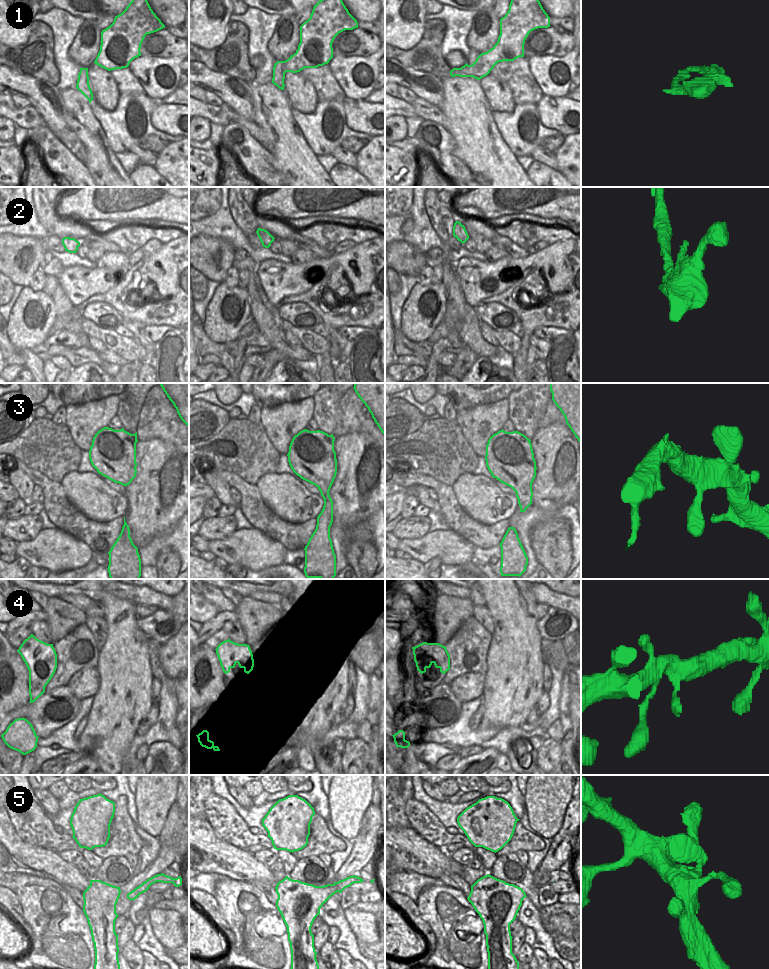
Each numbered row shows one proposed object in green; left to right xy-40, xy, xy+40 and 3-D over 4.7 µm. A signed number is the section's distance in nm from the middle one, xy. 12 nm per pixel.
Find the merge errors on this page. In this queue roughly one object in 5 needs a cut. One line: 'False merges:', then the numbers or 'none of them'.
False merges: 1

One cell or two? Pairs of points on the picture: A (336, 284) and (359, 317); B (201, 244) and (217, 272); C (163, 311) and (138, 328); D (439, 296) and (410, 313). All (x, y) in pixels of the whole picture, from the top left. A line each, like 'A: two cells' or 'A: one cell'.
A: one cell
B: one cell
C: two cells
D: one cell

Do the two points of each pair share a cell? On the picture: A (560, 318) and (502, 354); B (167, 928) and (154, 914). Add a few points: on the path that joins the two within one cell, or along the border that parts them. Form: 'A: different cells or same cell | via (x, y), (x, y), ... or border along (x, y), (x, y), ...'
A: different cells | border along (512, 354), (513, 369)
B: same cell | via (165, 925), (157, 917)

